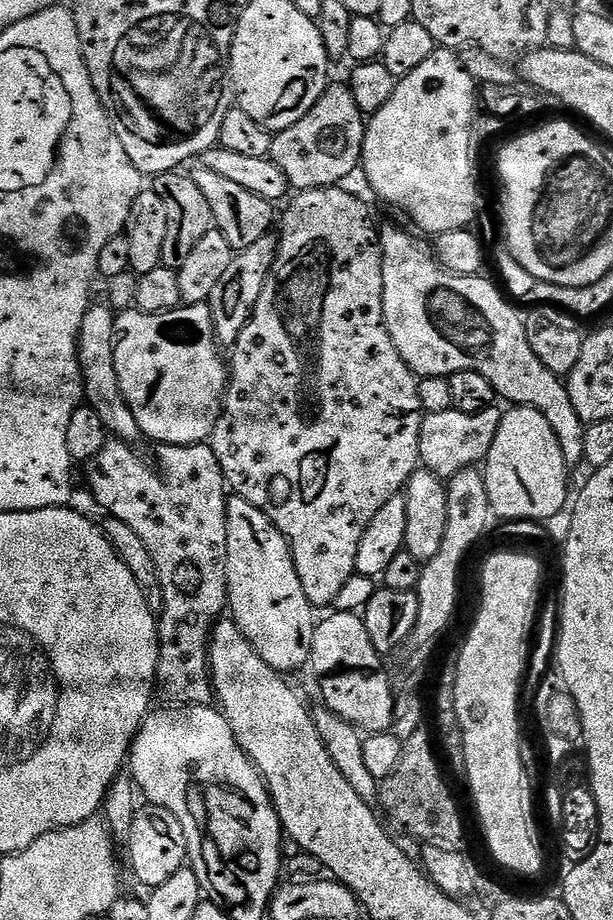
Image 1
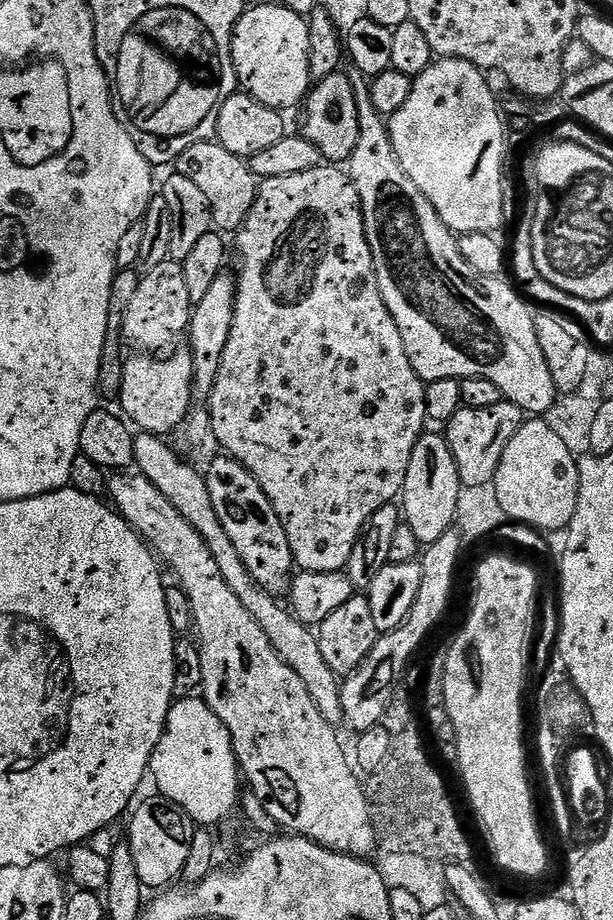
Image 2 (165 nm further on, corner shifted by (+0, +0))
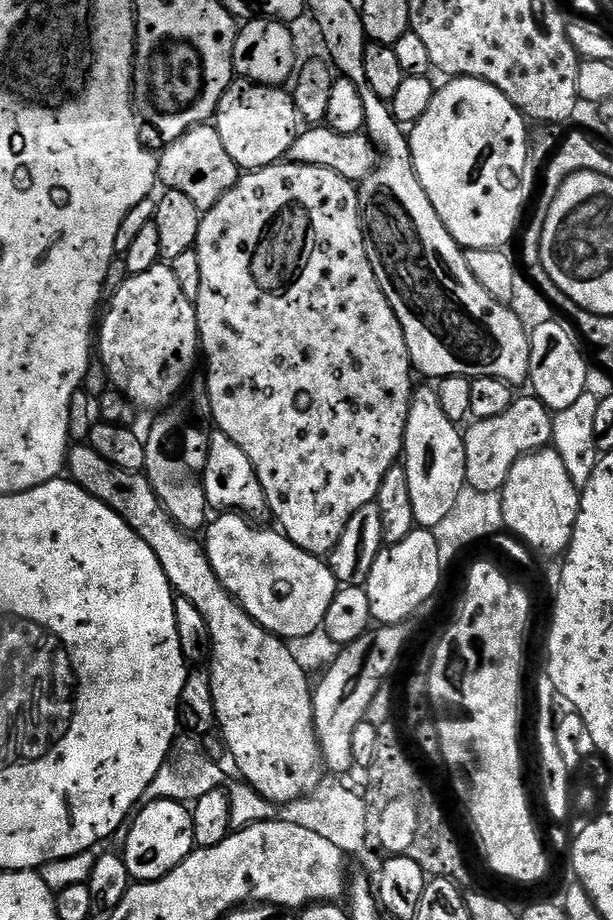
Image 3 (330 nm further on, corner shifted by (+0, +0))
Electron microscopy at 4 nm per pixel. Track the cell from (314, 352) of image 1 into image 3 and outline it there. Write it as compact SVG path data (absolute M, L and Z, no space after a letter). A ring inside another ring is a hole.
M291 162L245 171L239 182L222 194L214 207L201 215L195 250L202 270L202 286L194 303L202 364L208 367L206 379L211 423L219 432L226 434L226 438L230 438L230 442L246 454L246 458L250 458L254 474L258 474L258 482L262 482L271 519L280 523L277 524L279 531L294 542L294 546L306 550L311 556L331 557L350 518L354 518L362 506L375 501L382 478L386 478L391 468L397 467L404 450L406 418L414 391L414 369L406 350L402 322L398 322L390 302L386 302L386 294L382 294L382 286L374 274L372 257L366 247L357 185L342 178L342 174L334 174L334 170Z

